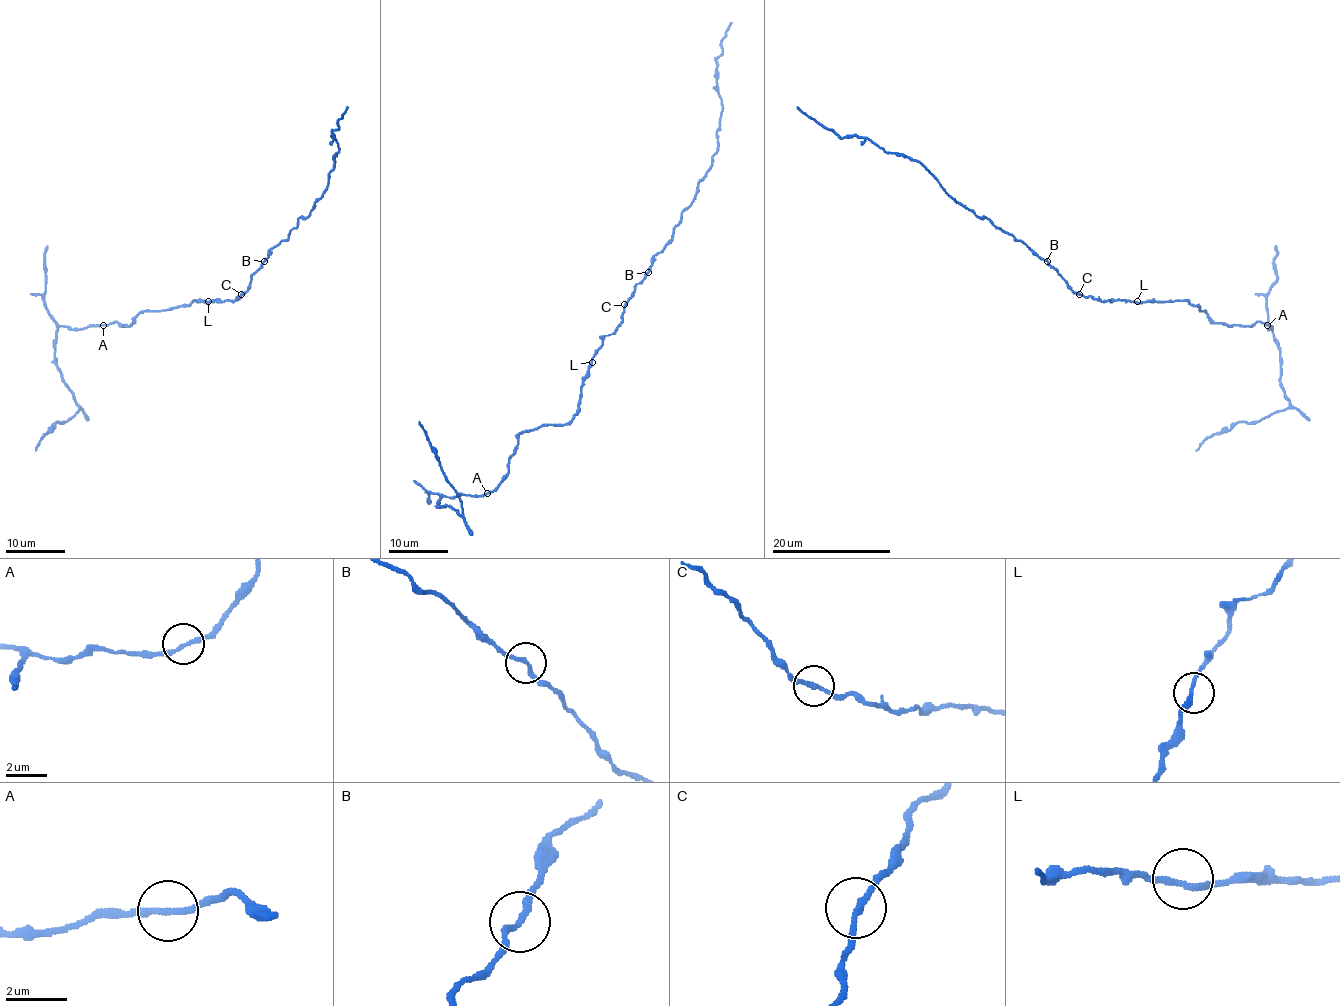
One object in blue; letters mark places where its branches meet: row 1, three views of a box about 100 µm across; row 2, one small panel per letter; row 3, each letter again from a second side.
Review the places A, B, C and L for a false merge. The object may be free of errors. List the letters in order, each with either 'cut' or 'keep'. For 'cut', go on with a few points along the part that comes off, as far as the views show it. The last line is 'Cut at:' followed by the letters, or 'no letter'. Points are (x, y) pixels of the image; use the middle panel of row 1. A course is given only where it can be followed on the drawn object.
A: keep
B: keep
C: keep
L: keep
Cut at: no letter

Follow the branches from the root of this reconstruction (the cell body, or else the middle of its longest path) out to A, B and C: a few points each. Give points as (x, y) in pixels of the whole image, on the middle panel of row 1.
A: (592, 362), (574, 417), (564, 424), (522, 430), (509, 460), (507, 476), (487, 493)
B: (592, 362), (602, 339), (615, 330), (626, 301), (648, 272)
C: (592, 362), (602, 339), (611, 334), (621, 321), (624, 304)

